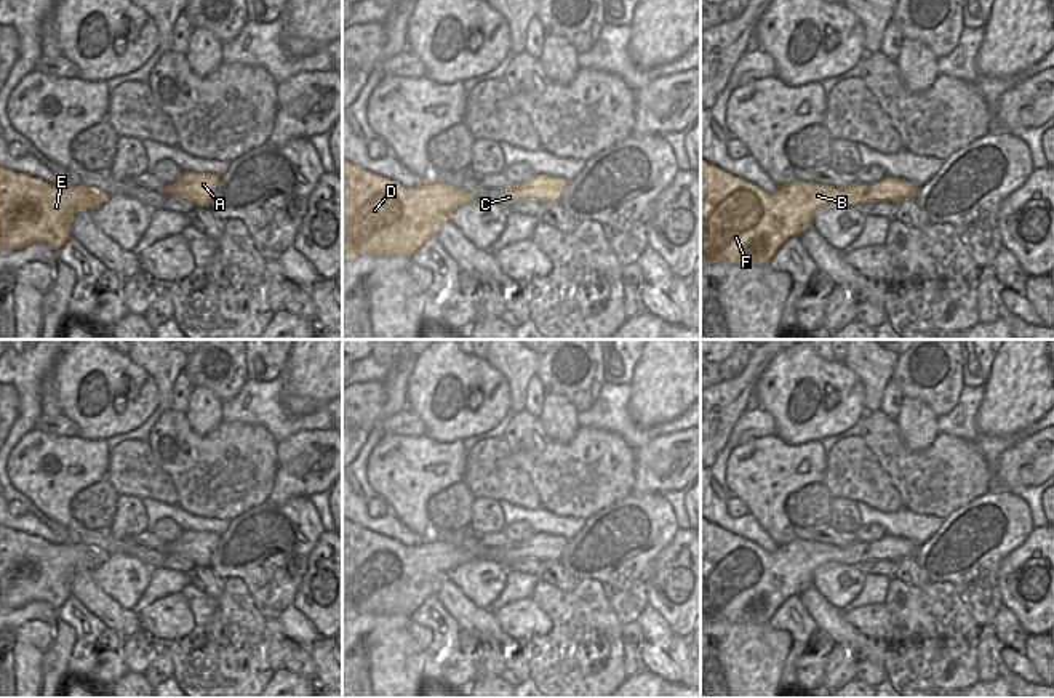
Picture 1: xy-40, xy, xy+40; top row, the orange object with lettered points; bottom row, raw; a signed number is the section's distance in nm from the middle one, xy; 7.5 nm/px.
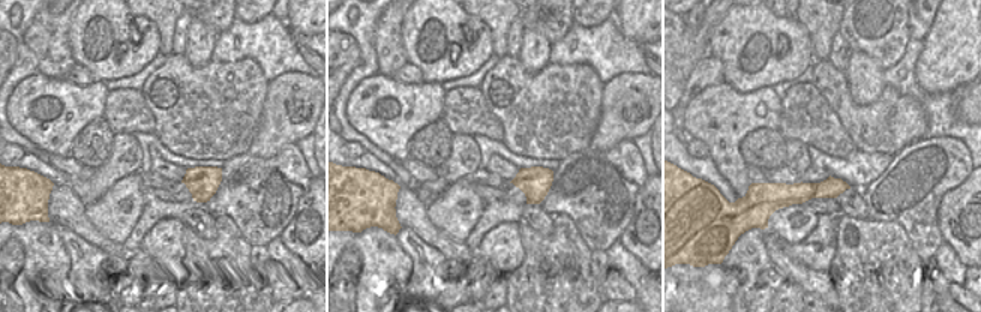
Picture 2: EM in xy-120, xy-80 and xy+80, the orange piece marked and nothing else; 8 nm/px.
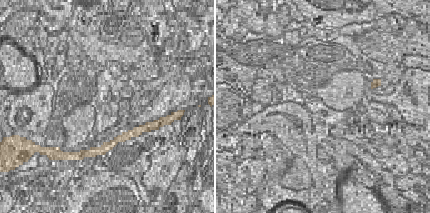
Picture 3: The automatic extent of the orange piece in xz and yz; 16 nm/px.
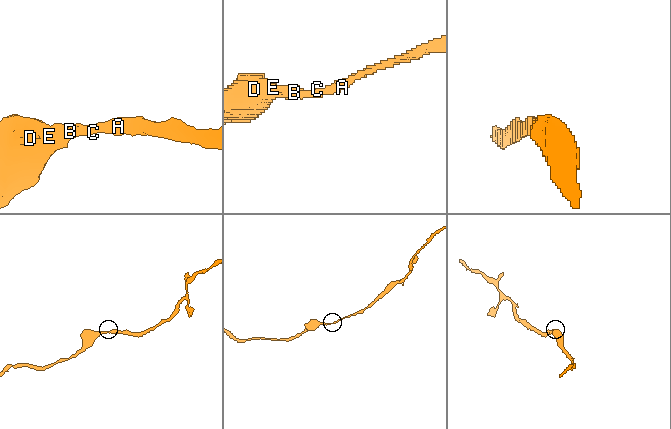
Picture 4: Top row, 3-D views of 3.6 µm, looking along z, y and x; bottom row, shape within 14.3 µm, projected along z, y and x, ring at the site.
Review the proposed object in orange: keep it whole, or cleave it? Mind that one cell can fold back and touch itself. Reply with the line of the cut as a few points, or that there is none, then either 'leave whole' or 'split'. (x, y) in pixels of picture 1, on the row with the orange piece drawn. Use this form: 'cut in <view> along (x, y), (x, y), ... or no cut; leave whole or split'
no cut; leave whole

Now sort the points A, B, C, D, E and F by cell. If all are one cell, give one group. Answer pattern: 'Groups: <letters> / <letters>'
Groups: A B C D E F.

